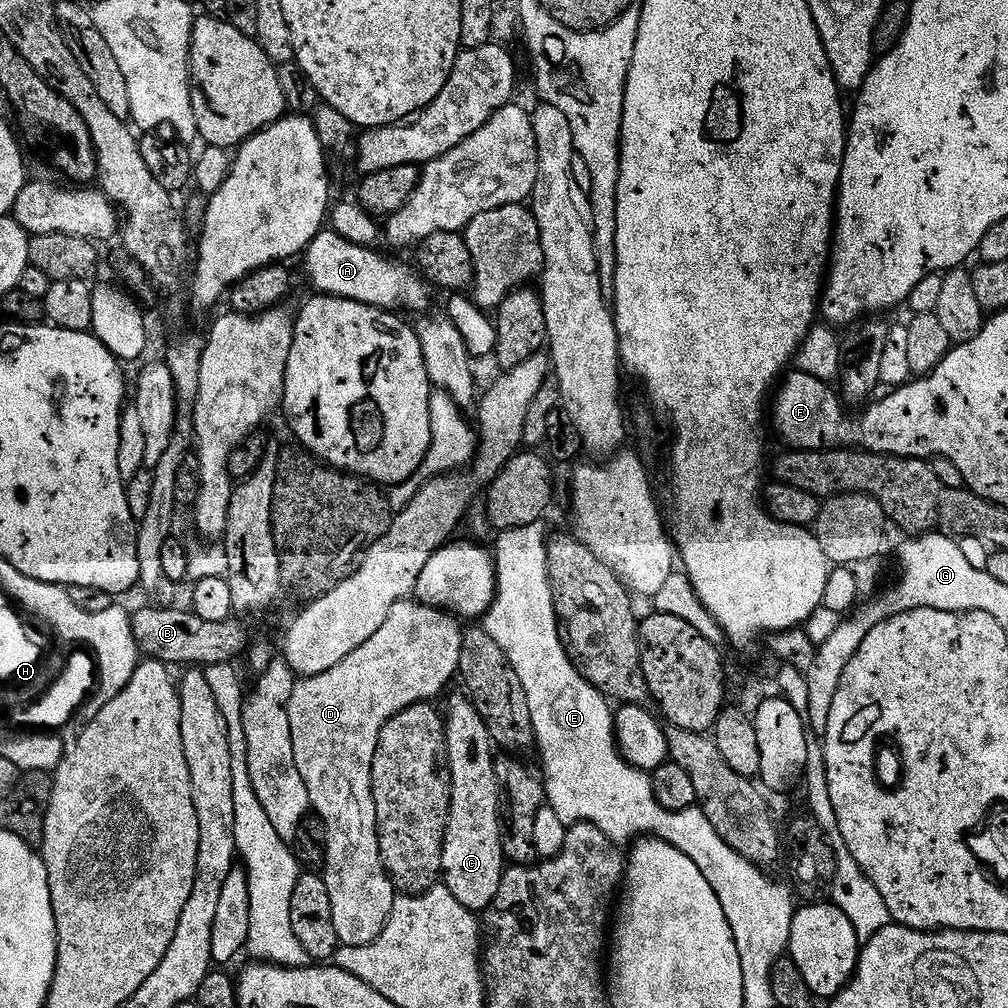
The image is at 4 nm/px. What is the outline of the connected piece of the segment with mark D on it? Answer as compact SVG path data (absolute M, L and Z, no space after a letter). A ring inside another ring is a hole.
M412 598L400 600L394 606L390 606L390 614L386 618L386 622L382 622L378 634L374 634L374 638L362 642L362 646L358 646L358 650L354 650L354 654L342 658L342 662L338 662L338 666L334 666L322 674L297 679L292 686L287 708L290 718L290 738L293 739L294 759L297 762L299 773L302 774L302 780L306 784L306 790L309 791L311 811L320 817L320 821L324 823L328 831L328 857L324 859L322 875L326 882L326 890L330 890L330 910L334 910L334 930L338 934L343 947L357 948L374 942L374 938L378 938L378 934L382 934L382 930L390 918L390 910L394 910L394 902L398 895L380 857L380 831L376 828L376 807L372 793L372 763L374 762L380 732L390 722L390 718L394 718L402 710L406 710L415 704L435 701L437 699L435 696L451 682L452 676L454 680L460 670L462 636L462 624L457 617L441 612L439 608L426 606Z

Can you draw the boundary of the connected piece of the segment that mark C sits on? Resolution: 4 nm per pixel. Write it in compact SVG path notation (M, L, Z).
M459 695L449 698L444 721L444 741L448 747L448 773L452 779L452 797L442 846L442 884L450 890L450 894L454 894L454 898L458 898L458 902L462 902L462 906L466 906L474 914L480 914L492 905L506 867L500 841L500 787L494 774L494 745L492 736L486 730L486 722L482 722L478 710L467 695Z

